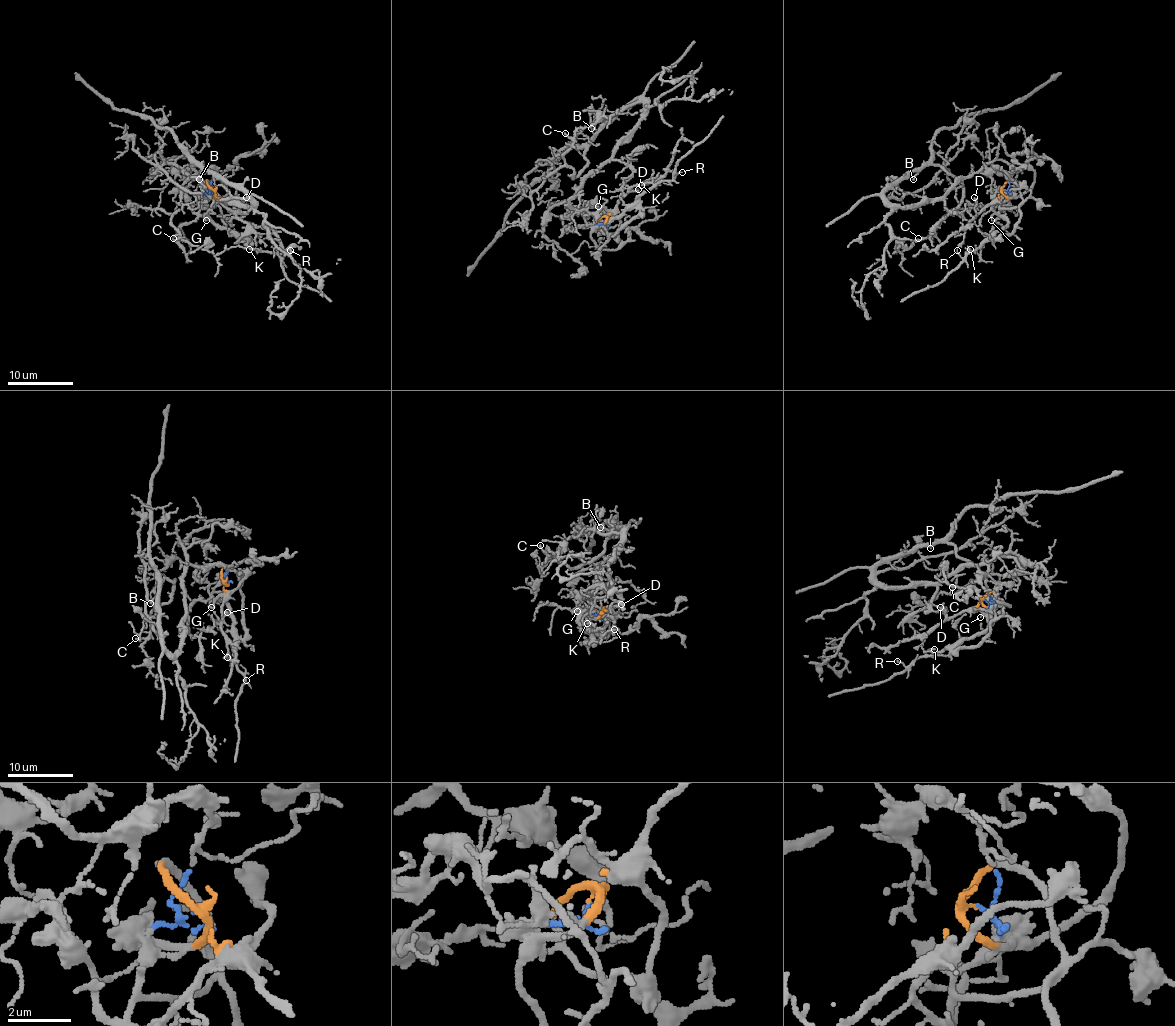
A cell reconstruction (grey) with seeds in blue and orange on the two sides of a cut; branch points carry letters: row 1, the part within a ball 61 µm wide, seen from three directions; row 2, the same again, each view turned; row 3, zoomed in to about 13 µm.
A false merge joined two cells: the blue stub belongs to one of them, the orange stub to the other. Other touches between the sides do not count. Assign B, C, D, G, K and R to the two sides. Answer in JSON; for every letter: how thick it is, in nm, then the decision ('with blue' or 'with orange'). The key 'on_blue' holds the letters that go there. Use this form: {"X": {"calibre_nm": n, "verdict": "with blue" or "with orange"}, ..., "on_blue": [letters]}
{"B": {"calibre_nm": 110, "verdict": "with blue"}, "C": {"calibre_nm": 100, "verdict": "with blue"}, "D": {"calibre_nm": 150, "verdict": "with orange"}, "G": {"calibre_nm": 110, "verdict": "with orange"}, "K": {"calibre_nm": 120, "verdict": "with orange"}, "R": {"calibre_nm": 110, "verdict": "with orange"}, "on_blue": ["B", "C"]}

